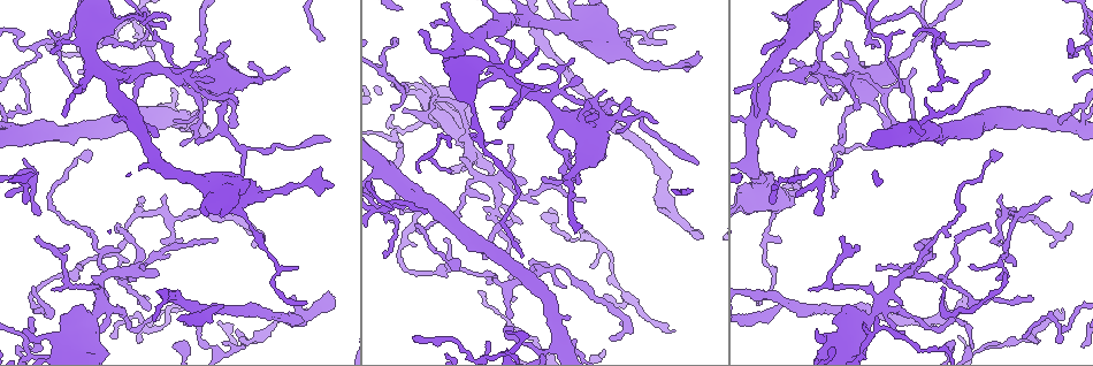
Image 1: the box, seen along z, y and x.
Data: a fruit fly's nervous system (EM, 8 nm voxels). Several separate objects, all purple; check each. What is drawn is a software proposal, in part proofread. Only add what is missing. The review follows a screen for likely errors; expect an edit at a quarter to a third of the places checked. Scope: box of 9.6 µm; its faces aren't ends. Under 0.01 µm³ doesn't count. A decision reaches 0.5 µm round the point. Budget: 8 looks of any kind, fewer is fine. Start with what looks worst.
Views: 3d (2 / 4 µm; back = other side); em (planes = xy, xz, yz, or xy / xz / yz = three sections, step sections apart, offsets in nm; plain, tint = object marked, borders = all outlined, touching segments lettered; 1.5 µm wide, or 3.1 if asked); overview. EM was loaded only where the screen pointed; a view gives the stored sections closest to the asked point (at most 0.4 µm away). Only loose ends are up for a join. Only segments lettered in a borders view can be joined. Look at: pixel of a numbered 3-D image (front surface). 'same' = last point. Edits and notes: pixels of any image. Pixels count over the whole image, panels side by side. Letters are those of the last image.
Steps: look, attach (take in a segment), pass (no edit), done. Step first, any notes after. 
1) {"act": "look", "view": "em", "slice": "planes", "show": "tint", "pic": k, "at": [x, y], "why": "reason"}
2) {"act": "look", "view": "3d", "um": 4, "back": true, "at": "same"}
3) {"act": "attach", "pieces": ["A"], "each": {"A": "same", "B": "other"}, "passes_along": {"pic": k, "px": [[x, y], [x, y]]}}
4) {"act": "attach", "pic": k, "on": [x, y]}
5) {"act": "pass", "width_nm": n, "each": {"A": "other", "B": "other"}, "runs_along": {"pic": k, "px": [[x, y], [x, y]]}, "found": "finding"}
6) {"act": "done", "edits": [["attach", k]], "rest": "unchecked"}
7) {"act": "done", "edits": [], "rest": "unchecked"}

{"act": "look", "view": "3d", "um": 2, "pic": 1, "at": [60, 32], "why": "tapers out"}

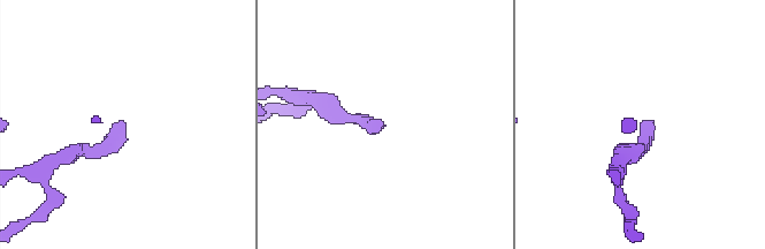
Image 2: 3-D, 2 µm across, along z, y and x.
{"act": "look", "view": "em", "um": 3.1, "slice": "yz", "step": 8, "show": "tint", "pic": 2, "at": [121, 121]}

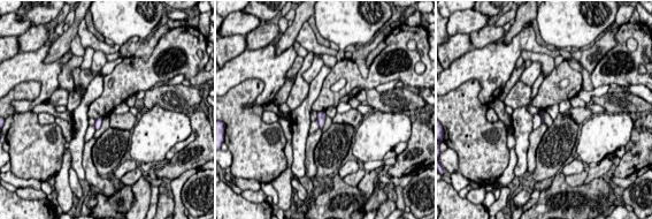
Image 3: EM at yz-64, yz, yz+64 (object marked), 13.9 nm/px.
{"act": "look", "view": "em", "um": 3.1, "slice": "xy", "step": 8, "show": "borders", "at": "same"}

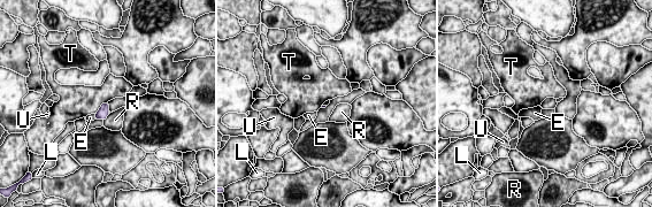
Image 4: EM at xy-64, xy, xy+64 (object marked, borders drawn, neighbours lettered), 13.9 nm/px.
{"act": "pass", "longest_contact_nm": ["T", 260], "each": {"E": "other", "L": "other", "R": "other", "T": "other", "U": "other"}, "found": "no lettered segment goes on from it"}

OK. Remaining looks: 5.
{"act": "look", "view": "em", "slice": "yz", "step": 4, "show": "tint", "pic": 1, "at": [985, 43], "why": "end of a long branch"}

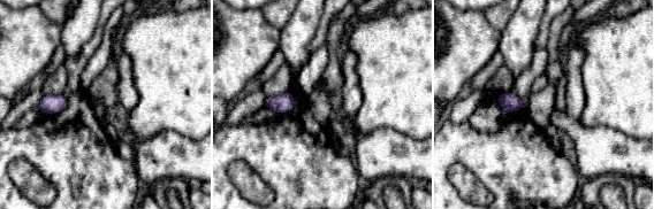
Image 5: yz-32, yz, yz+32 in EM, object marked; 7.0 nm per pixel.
{"act": "look", "view": "em", "slice": "yz", "step": 4, "show": "borders", "at": "same"}

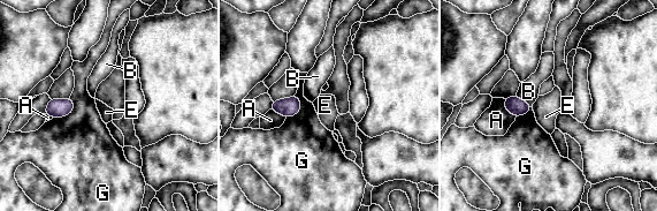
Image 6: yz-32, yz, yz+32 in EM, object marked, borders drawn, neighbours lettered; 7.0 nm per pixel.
{"act": "pass", "each": {"A": "other", "B": "other", "E": "other", "G": "other"}, "border": {"pic": 6, "px": [[504, 99], [504, 106], [516, 117]]}, "found": "no lettered segment goes on from it"}

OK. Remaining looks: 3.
{"act": "look", "view": "em", "slice": "planes", "show": "borders", "pic": 1, "at": [554, 223], "why": "thin end"}

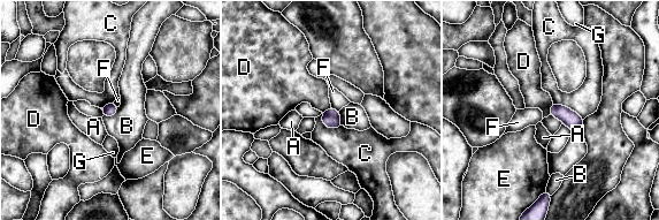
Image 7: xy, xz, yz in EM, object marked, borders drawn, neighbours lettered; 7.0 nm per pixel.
{"act": "pass", "each": {"A": "other", "B": "other", "C": "other", "D": "other", "E": "other", "F": "other", "G": "other"}, "found": "no lettered segment goes on from it"}

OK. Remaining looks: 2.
{"act": "done", "edits": [], "rest": "unchecked"}

